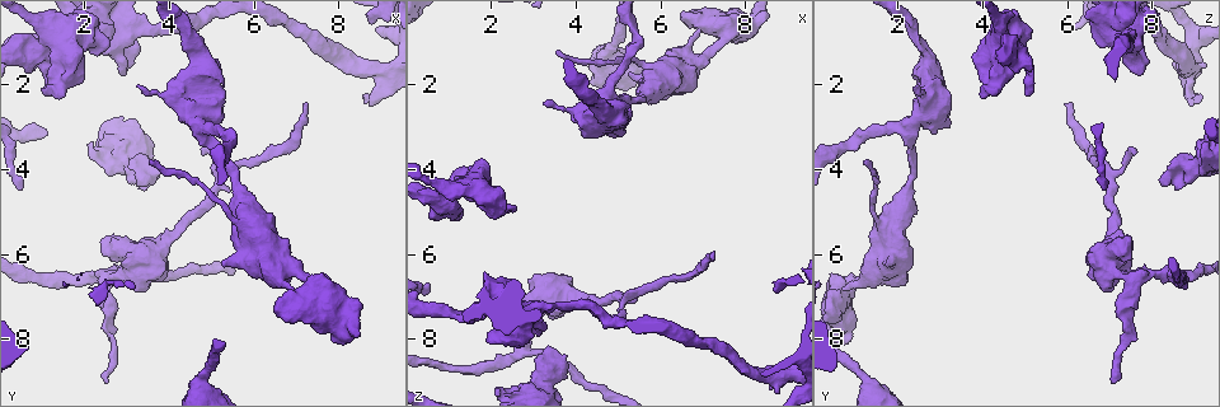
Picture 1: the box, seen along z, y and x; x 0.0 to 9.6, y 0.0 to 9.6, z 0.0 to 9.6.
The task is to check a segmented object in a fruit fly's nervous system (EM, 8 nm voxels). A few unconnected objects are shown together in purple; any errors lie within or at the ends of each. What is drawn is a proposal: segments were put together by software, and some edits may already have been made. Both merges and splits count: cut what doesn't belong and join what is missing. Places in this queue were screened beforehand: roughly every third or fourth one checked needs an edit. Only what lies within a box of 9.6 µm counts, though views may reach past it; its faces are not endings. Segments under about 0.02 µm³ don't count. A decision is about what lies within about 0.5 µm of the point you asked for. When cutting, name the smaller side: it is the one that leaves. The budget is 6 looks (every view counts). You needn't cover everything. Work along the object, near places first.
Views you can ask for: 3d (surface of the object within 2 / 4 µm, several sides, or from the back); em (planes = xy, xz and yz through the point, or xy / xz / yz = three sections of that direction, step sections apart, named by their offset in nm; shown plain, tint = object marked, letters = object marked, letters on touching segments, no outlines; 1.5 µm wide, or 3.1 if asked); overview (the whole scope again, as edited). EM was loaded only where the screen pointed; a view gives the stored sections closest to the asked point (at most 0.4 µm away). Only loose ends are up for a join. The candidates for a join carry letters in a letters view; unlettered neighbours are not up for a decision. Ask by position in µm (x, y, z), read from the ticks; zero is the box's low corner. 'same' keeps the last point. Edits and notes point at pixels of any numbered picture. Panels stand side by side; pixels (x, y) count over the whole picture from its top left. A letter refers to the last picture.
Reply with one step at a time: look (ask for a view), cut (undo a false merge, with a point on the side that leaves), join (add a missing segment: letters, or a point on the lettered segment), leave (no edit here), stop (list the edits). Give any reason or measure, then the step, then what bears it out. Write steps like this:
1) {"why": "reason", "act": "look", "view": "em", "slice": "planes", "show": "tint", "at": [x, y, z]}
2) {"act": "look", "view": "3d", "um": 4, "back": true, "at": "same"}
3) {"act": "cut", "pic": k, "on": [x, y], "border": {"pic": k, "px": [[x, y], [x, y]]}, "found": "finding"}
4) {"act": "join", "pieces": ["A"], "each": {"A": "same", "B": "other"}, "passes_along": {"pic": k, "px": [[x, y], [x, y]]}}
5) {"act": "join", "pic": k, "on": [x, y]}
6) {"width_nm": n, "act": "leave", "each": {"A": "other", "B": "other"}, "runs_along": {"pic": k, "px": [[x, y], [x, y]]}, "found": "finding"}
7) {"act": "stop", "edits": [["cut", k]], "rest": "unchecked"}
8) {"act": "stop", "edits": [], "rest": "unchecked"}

{"act": "look", "view": "3d", "um": 4, "at": [7.20, 2.40, 6.10]}

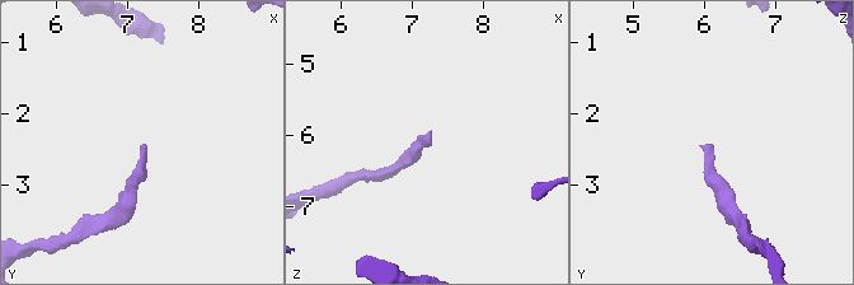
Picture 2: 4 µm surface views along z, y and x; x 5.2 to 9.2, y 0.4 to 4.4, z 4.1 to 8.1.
{"why": "now the EM", "act": "look", "view": "em", "slice": "xz", "step": 8, "show": "letters", "at": [7.20, 2.40, 6.10]}

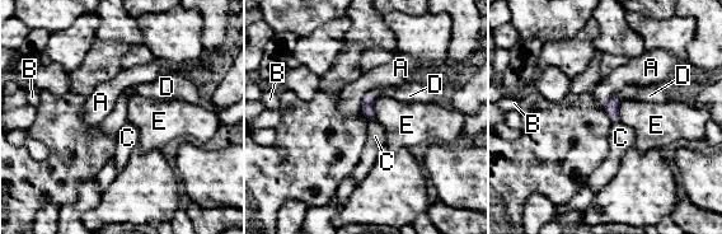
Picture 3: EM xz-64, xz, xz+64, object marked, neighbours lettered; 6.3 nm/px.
{"act": "join", "pieces": ["D"], "each": {"A": "other", "B": "other", "C": "other", "D": "same", "E": "other"}, "passes_along": {"pic": 3, "px": [[369, 101], [371, 96], [411, 92]]}, "found": "the cell continues"}

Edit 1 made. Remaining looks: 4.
{"act": "look", "view": "em", "slice": "xz", "step": 8, "show": "letters", "at": [2.50, 9.00, 7.10]}

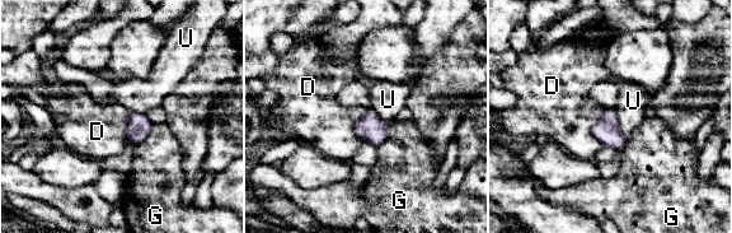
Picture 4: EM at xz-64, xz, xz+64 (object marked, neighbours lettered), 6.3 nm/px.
{"act": "leave", "each": {"D": "other", "G": "other", "U": "other"}, "border": {"pic": 4, "px": [[606, 108], [591, 129], [603, 145]]}, "found": "no lettered segment goes on from it"}

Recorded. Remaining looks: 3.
{"why": "calibre changes", "act": "look", "view": "em", "slice": "planes", "show": "letters", "at": [5.75, 4.65, 2.25]}

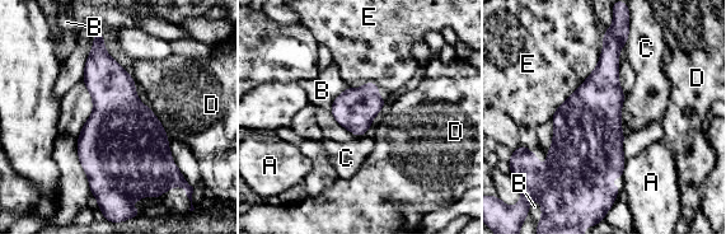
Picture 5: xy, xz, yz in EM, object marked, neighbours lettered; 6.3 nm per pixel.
{"longest_contact_nm": ["E", 600], "act": "leave", "each": {"A": "other", "B": "other", "C": "other", "D": "other", "E": "other"}, "found": "continuous, no second cell"}

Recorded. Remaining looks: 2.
{"act": "stop", "edits": [["join", 3]], "rest": "unchecked"}

